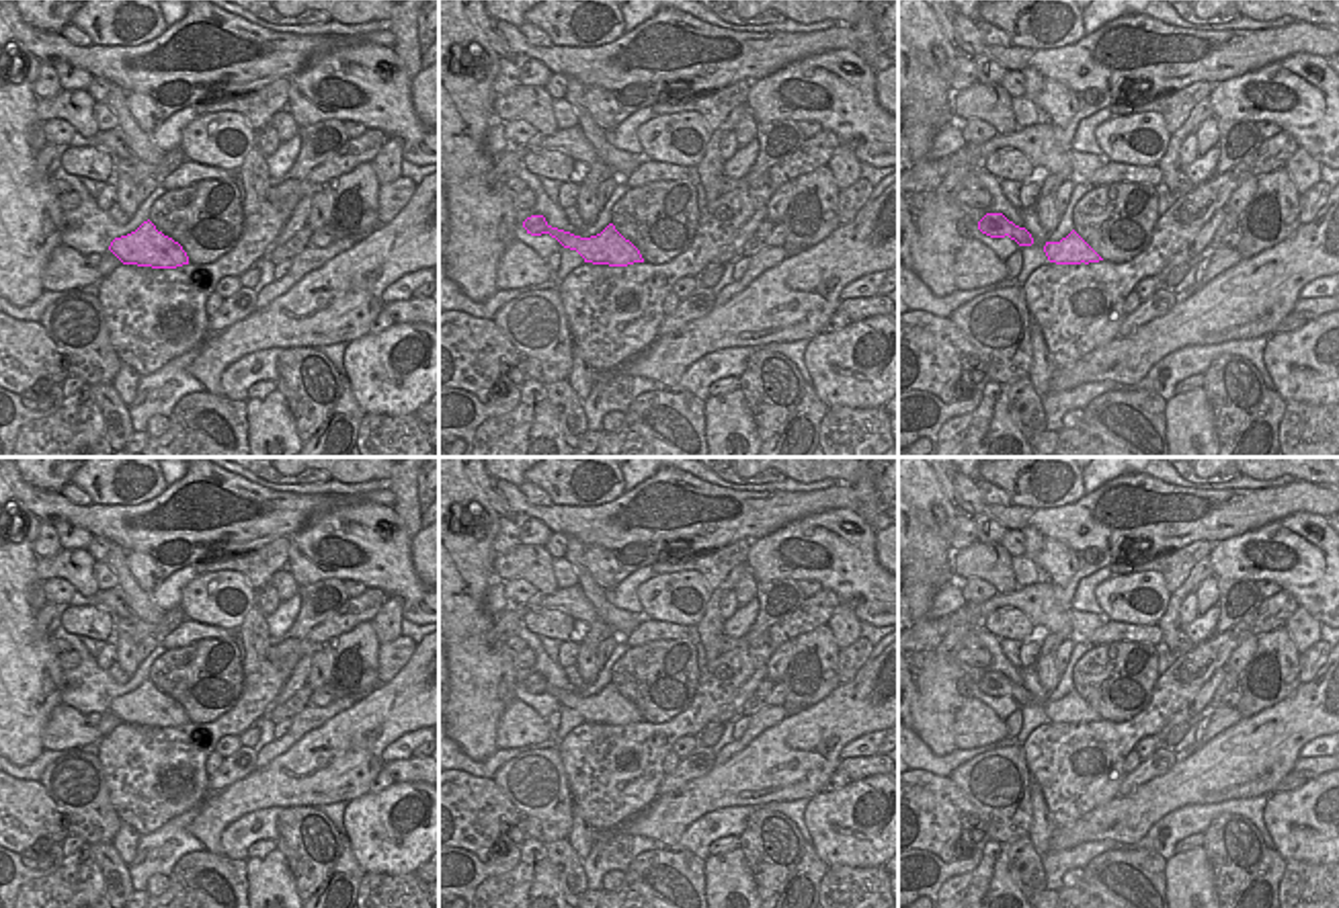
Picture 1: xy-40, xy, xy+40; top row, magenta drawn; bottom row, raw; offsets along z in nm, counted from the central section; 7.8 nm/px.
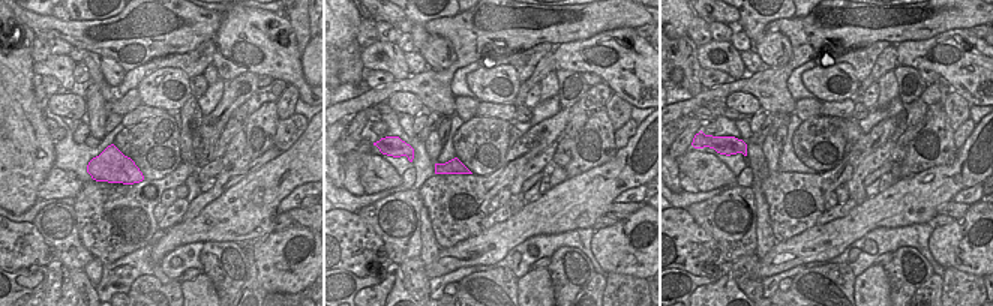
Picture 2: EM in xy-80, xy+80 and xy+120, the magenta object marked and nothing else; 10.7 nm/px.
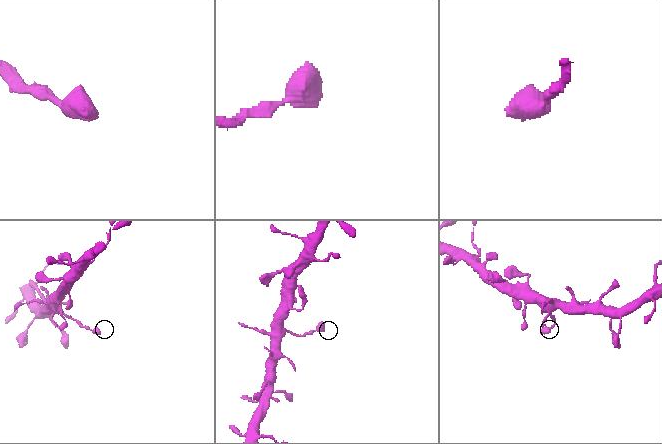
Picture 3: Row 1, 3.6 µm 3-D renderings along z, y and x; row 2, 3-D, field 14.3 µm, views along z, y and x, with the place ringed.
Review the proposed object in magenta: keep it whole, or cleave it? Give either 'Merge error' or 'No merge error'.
No merge error

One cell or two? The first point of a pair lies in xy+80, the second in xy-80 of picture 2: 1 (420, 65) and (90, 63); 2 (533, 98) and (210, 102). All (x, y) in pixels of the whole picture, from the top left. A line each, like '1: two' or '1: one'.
1: two
2: two

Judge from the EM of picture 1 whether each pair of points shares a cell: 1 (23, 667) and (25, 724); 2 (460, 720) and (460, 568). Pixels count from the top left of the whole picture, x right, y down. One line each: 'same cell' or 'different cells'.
1: same cell
2: same cell

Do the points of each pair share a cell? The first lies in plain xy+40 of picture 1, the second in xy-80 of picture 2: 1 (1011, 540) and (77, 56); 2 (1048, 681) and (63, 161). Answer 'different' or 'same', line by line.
1: same
2: different

